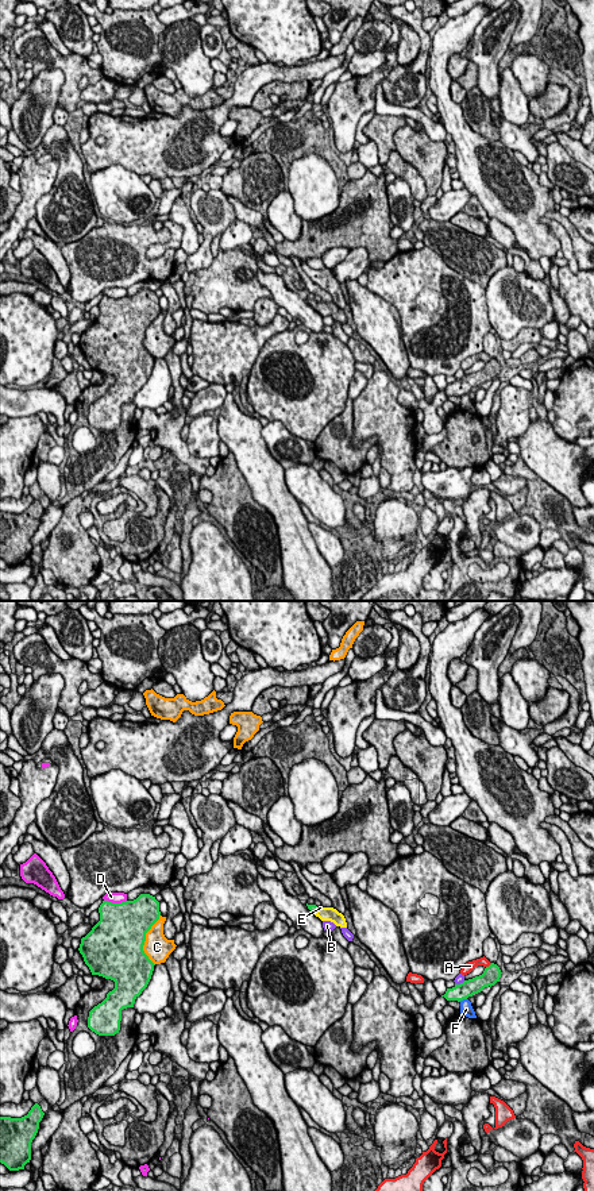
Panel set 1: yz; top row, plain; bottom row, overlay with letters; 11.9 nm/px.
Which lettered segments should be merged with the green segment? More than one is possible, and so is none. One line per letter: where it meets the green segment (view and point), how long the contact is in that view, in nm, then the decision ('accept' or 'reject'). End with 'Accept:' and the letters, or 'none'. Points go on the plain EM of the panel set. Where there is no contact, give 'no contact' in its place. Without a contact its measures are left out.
A: contact yz (490, 359); length 100 nm; reject
B: contact yz (461, 378); length 140 nm; reject
C: contact yz (145, 335); length 600 nm; reject
D: contact yz (115, 299); length 280 nm; reject
E: contact yz (316, 305); length 100 nm; accept
F: contact yz (462, 394); length 100 nm; reject
Accept: E

